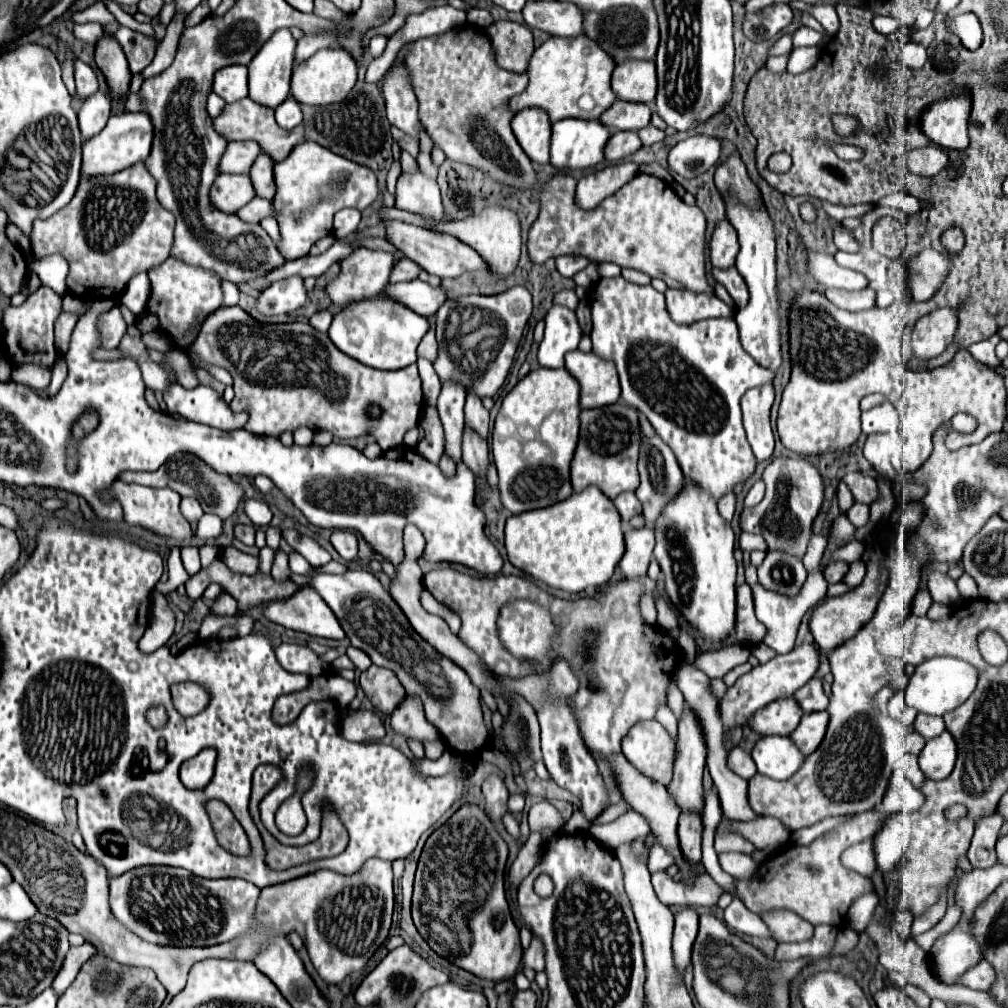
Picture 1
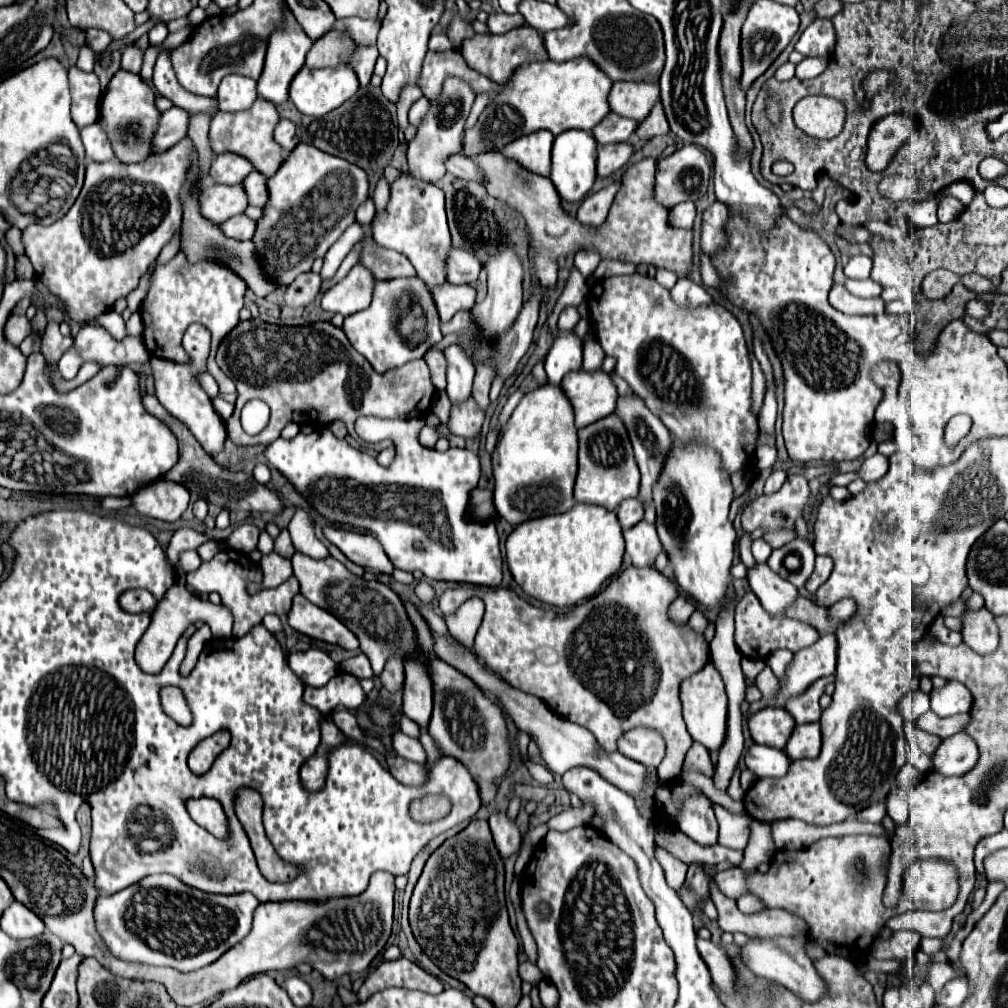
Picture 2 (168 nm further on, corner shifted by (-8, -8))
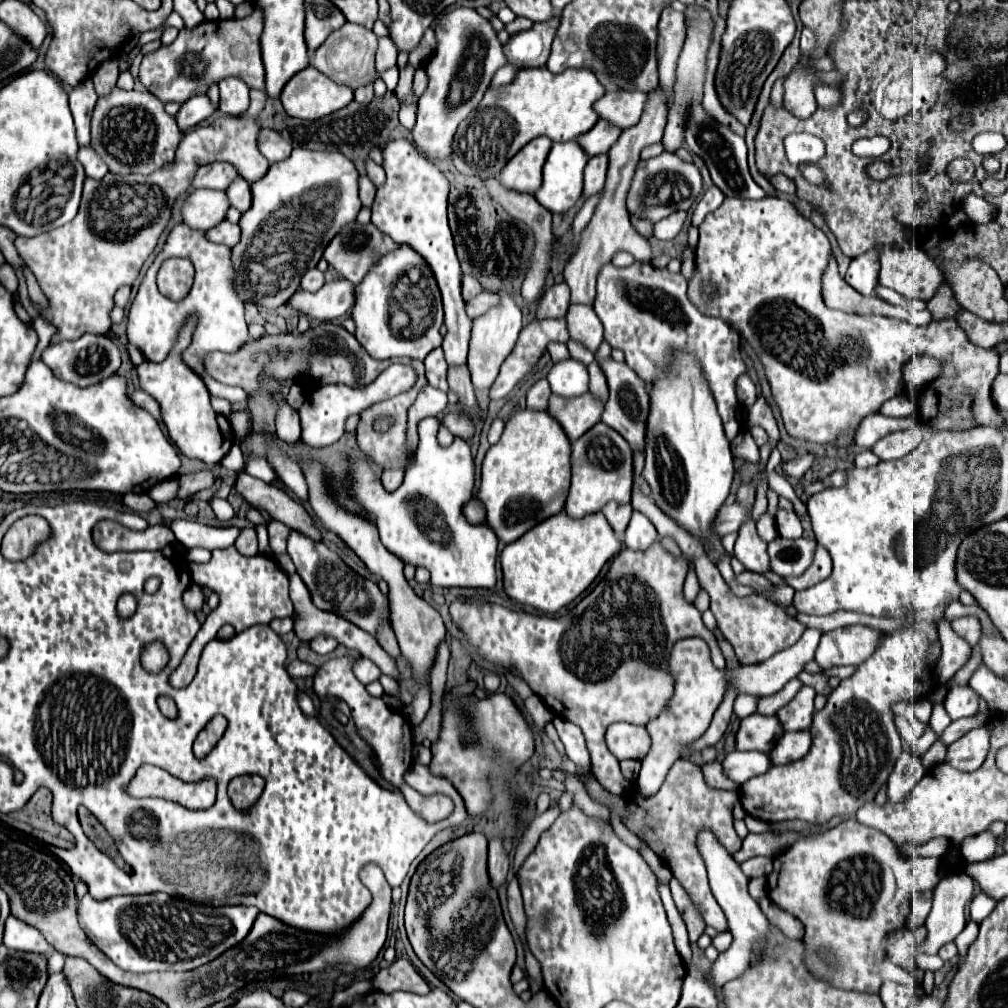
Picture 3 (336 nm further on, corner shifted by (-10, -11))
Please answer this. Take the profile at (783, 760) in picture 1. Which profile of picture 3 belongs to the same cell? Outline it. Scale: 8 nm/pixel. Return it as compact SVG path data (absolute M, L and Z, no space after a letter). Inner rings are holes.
M732 751L724 757L722 765L724 765L724 773L732 781L746 783L748 779L768 771L772 767L772 761L762 751Z

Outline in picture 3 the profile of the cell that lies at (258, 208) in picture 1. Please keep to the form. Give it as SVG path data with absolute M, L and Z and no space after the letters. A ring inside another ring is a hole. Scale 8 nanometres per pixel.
M222 221L218 227L212 227L208 233L208 239L214 243L224 243L228 247L240 243L240 227L230 223L230 221Z

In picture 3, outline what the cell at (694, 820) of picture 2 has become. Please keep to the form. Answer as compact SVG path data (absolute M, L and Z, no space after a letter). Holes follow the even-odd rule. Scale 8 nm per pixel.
M708 829L698 833L698 851L708 869L712 895L716 897L718 905L724 909L724 915L730 925L730 933L734 933L734 941L730 949L718 955L718 959L714 961L712 973L710 973L710 983L716 987L722 987L724 983L740 977L744 971L748 971L758 961L770 955L770 949L772 949L770 947L770 923L762 915L758 903L748 893L748 877L740 871L740 865L732 859L732 855L724 849L724 845L716 839L716 835L712 835Z

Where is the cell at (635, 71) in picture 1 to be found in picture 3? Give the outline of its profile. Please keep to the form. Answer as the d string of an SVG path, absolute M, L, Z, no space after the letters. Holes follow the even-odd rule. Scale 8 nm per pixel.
M616 91L616 93L606 93L602 99L598 99L594 103L594 109L602 119L608 119L620 129L628 129L640 121L646 101L648 101L646 93Z

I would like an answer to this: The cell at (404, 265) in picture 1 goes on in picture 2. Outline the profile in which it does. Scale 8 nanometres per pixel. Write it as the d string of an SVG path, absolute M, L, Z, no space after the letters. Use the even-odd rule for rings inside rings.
M372 238L364 240L358 264L368 268L378 280L388 280L394 276L416 276L414 266L404 254L390 248L382 248Z

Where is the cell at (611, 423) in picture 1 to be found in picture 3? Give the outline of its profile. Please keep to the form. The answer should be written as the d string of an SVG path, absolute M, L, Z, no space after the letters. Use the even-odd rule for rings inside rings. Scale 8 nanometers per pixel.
M596 423L590 431L572 443L572 487L564 511L576 519L588 513L598 513L608 501L630 503L632 483L634 455L628 441L606 423Z

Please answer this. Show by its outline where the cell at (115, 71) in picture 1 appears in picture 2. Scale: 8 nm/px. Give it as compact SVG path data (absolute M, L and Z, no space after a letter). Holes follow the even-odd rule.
M116 72L106 88L106 94L102 96L100 102L100 124L112 144L114 156L124 162L144 162L152 150L150 150L150 142L154 132L158 130L158 120L160 120L160 110L154 104L154 90L138 76L132 72Z

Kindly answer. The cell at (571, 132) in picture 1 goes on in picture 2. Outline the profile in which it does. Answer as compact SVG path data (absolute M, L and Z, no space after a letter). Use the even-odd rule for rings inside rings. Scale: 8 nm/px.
M566 130L562 136L556 136L552 146L552 172L550 180L558 190L558 196L566 202L580 202L590 192L596 180L596 140L590 132Z

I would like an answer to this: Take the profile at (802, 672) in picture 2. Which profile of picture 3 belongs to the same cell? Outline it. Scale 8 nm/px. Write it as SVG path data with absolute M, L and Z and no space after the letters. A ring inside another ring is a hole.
M864 625L838 627L822 635L814 661L822 669L838 665L858 665L872 655L872 651L880 643L880 637L882 633Z

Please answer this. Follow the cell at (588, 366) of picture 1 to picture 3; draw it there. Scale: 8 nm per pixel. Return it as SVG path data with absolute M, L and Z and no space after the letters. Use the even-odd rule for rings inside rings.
M586 391L586 395L578 395L570 399L552 395L548 411L552 413L552 417L560 419L560 425L568 433L570 441L576 441L580 439L580 435L584 435L590 427L594 427L600 421L604 413L604 405L606 403L600 397Z

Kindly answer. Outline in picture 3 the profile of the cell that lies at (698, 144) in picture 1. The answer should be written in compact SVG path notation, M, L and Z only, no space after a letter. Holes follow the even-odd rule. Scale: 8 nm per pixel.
M664 151L662 155L648 159L648 161L642 161L638 165L636 175L632 179L632 187L630 187L626 205L628 205L628 211L632 215L648 217L650 221L656 223L674 211L688 211L700 195L702 195L702 177L700 177L698 167L694 163L682 161L674 153ZM646 197L652 199L652 205L644 203Z

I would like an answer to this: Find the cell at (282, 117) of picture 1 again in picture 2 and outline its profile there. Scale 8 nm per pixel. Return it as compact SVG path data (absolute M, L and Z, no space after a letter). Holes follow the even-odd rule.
M280 120L278 126L274 128L274 142L282 146L284 152L290 152L296 144L298 144L298 138L296 138L296 126L290 122L290 120Z

